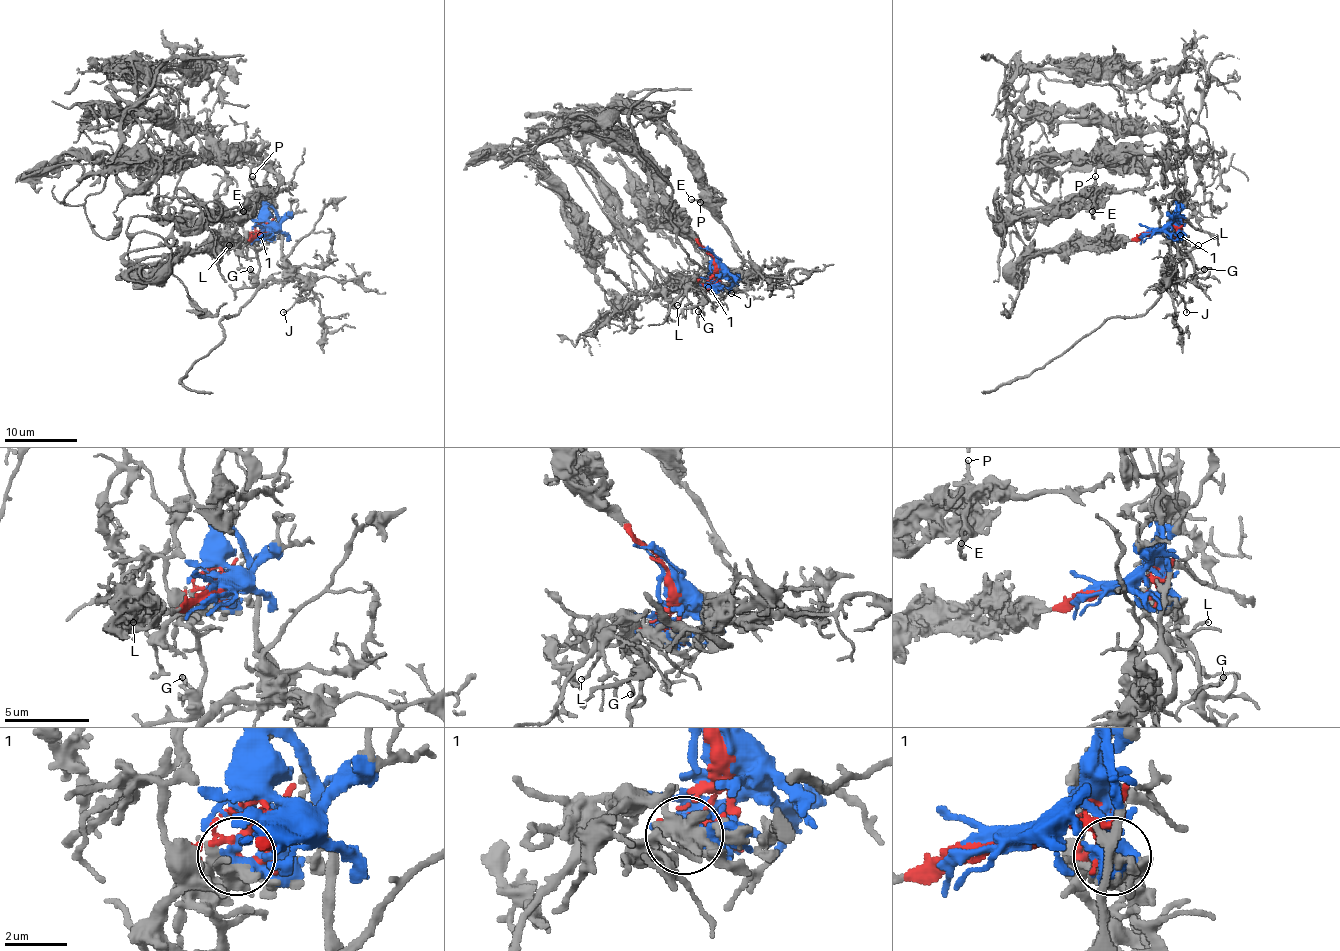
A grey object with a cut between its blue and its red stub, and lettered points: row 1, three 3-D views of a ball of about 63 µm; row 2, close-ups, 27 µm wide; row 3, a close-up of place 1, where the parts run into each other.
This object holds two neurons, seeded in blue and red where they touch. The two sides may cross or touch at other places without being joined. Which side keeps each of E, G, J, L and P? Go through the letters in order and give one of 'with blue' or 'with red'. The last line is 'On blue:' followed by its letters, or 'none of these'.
E: with red
G: with blue
J: with blue
L: with red
P: with red
On blue: G, J

